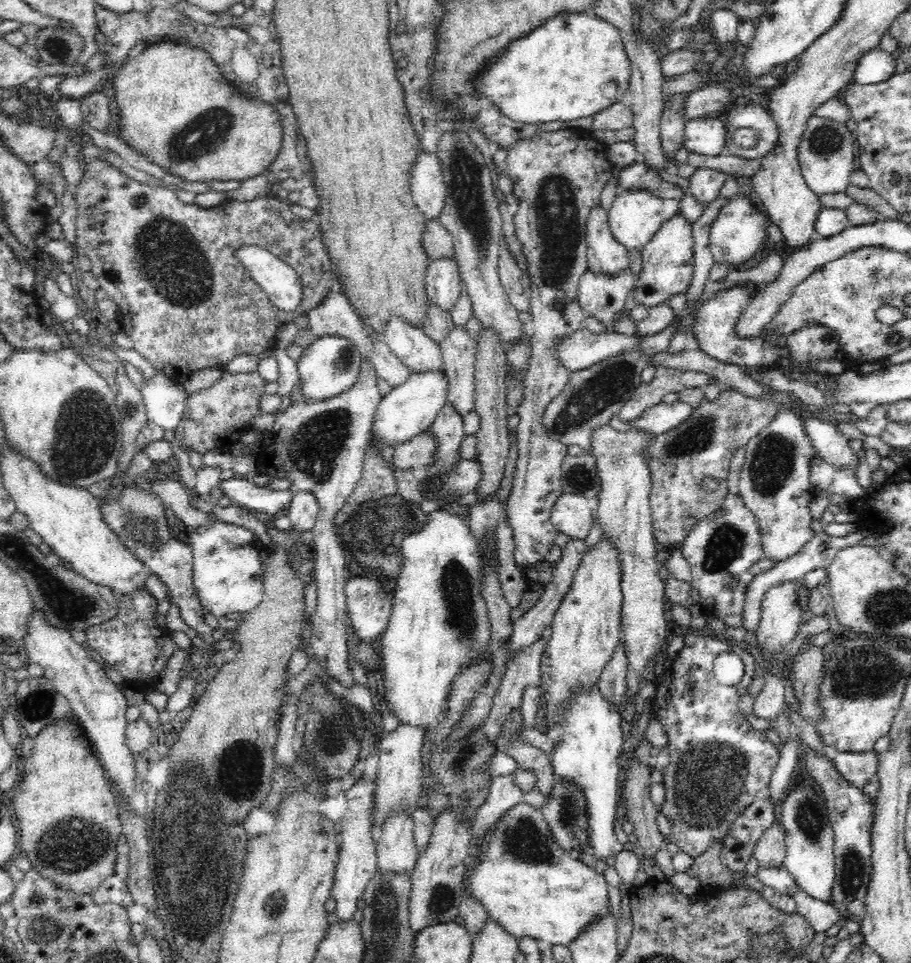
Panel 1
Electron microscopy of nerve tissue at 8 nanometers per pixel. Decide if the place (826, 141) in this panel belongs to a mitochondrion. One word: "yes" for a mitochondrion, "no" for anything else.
yes

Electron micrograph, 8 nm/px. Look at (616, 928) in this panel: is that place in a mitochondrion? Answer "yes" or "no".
no

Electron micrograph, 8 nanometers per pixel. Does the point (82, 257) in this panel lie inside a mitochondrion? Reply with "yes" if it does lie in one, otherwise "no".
no

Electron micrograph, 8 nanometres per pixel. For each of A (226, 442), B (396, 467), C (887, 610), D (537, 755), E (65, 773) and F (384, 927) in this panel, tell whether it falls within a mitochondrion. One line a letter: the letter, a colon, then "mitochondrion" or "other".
A: other
B: other
C: mitochondrion
D: other
E: other
F: mitochondrion

